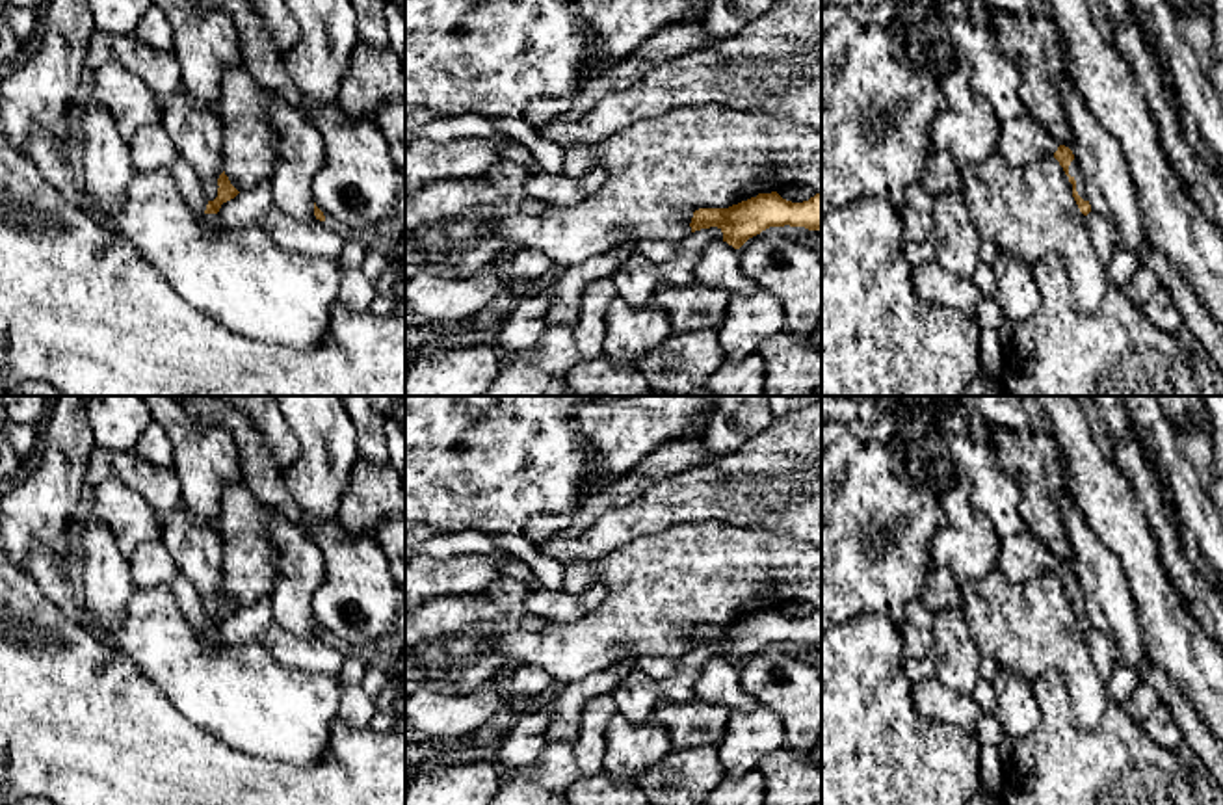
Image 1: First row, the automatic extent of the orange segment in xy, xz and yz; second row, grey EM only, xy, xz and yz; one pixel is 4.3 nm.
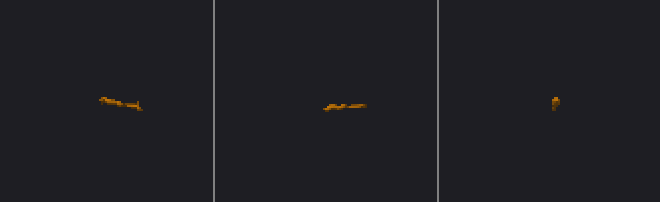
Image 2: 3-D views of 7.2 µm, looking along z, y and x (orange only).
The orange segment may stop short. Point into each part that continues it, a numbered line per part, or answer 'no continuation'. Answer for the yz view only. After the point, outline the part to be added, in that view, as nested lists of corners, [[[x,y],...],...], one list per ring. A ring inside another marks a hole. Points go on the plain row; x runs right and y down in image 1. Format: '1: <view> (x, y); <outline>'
1: yz (1075, 586); [[[1076,576],[1071,578],[1069,591],[1076,597],[1076,608],[1087,608],[1087,597]]]

